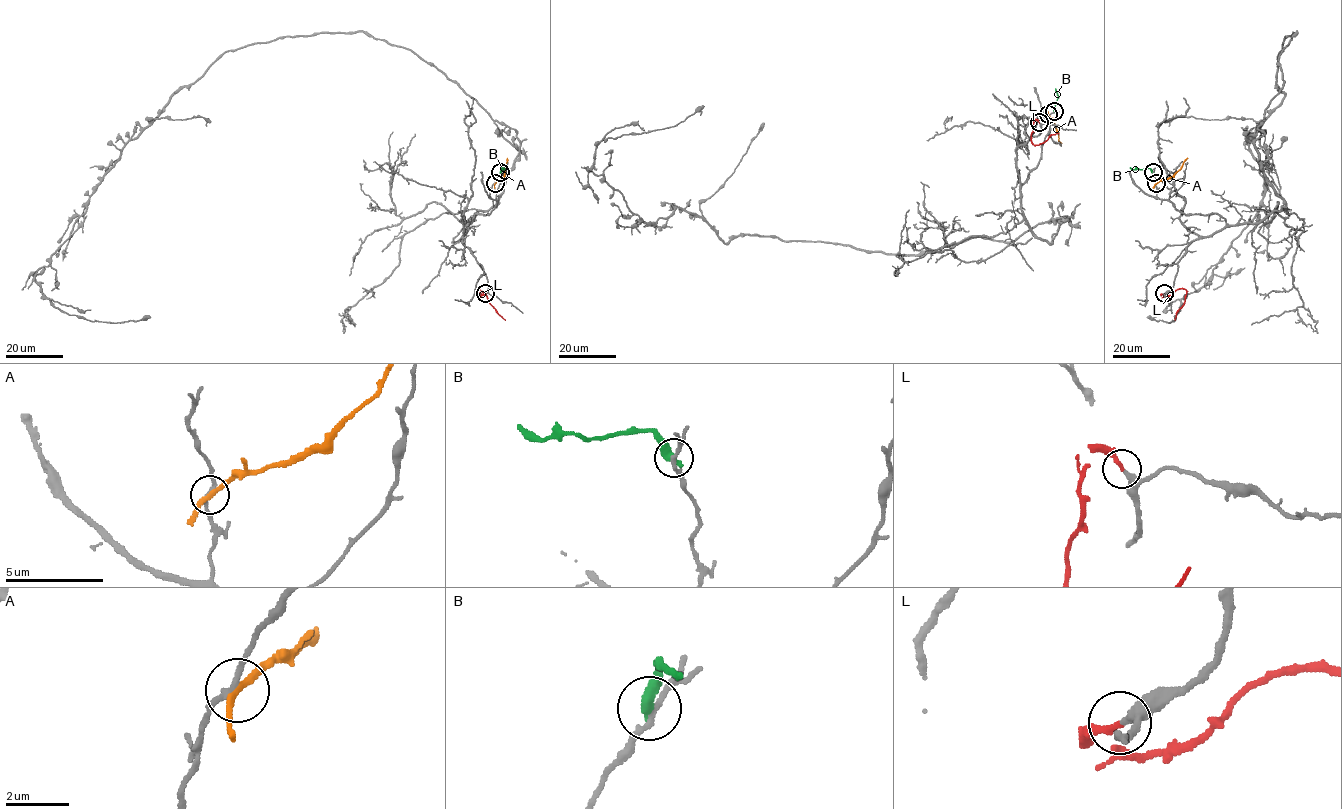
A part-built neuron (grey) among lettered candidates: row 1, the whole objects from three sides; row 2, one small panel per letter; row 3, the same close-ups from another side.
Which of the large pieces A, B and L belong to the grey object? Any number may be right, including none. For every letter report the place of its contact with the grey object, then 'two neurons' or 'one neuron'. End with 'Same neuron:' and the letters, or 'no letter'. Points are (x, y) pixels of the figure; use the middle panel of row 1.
A: contact (1048, 114); two neurons
B: contact (1054, 111); two neurons
L: contact (1039, 122); one neuron
Same neuron: L

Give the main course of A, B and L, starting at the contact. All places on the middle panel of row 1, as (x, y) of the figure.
A: (1048, 115), (1061, 146)
B: (1054, 111), (1058, 97), (1056, 88)
L: (1039, 123), (1033, 120), (1031, 142), (1034, 145), (1058, 133)

